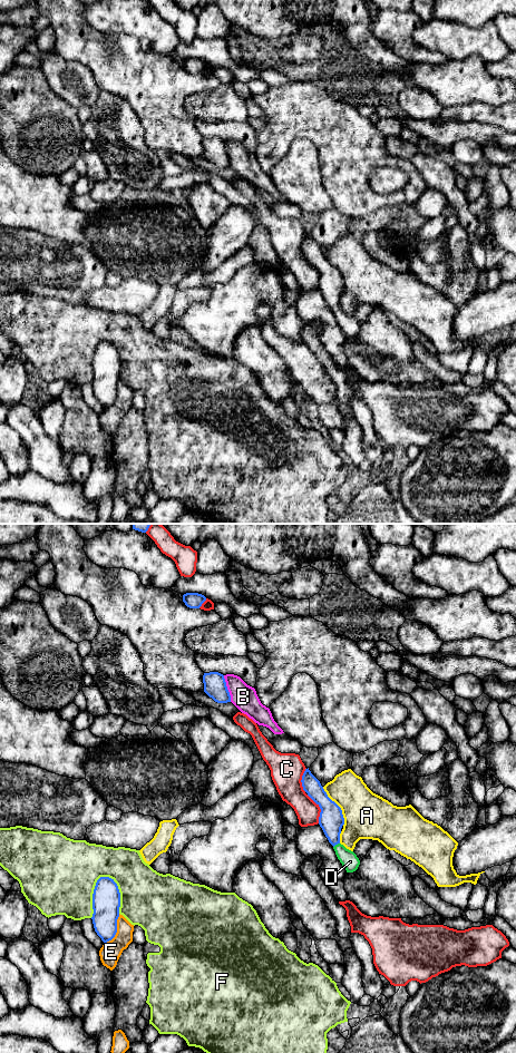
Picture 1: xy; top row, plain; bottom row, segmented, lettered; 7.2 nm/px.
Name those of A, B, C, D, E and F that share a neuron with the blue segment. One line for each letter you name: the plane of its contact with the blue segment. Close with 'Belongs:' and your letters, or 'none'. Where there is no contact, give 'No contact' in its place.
D: Touches blue in xy
Belongs: D

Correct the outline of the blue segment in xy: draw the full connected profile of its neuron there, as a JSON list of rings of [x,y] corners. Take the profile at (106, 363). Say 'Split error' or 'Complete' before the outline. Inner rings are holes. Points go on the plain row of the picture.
Complete. [[[100,342],[93,359],[93,389],[104,408],[111,406],[117,398],[120,358],[117,349],[109,342]]]

